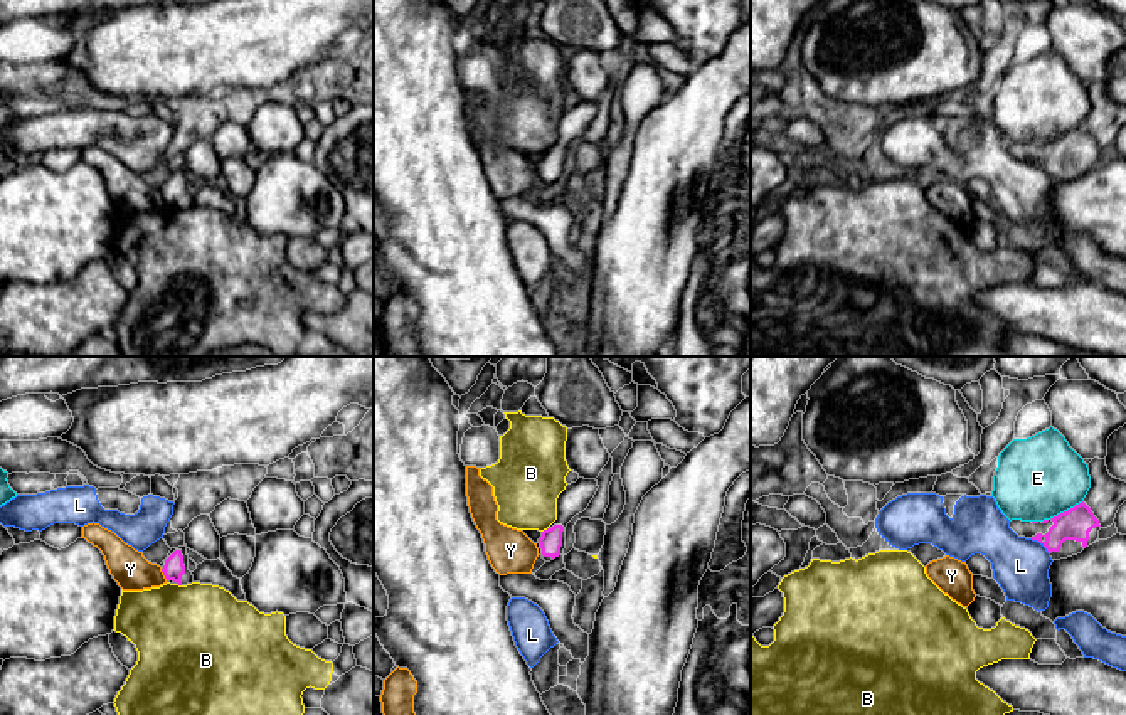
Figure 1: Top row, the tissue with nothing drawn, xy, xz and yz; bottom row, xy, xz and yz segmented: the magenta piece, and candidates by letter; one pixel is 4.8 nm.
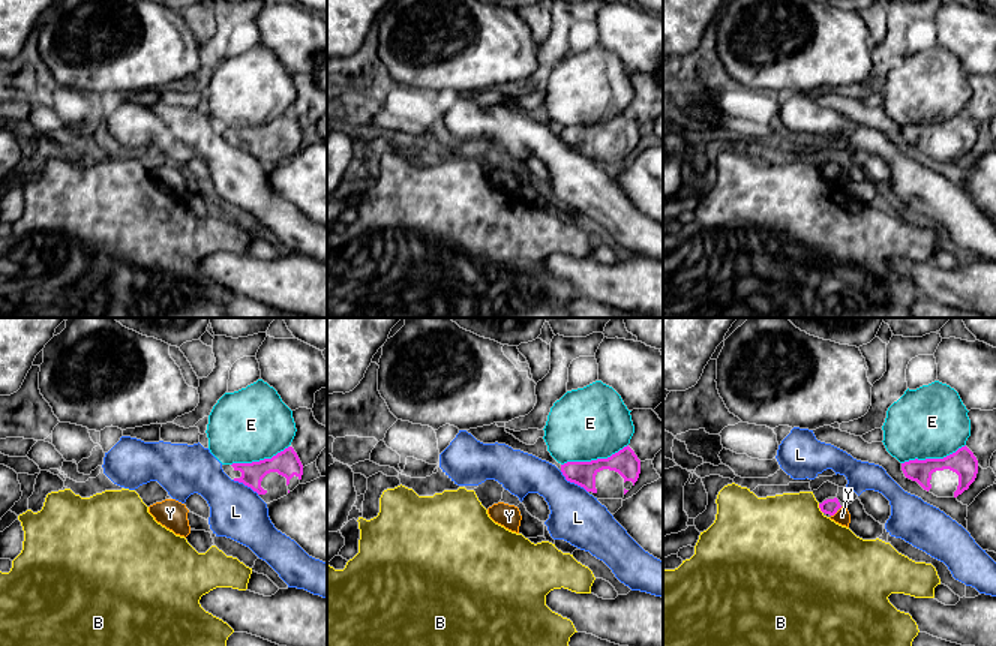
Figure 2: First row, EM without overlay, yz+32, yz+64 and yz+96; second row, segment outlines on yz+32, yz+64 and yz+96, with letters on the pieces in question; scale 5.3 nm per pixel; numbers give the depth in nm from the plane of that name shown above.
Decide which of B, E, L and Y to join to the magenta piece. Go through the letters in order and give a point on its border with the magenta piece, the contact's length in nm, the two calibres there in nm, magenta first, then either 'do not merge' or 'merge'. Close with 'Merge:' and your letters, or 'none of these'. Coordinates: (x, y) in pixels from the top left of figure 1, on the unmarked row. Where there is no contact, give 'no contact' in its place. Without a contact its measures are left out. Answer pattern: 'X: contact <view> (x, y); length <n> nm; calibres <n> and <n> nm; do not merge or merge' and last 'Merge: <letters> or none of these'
B: contact xz (544, 153); length 40 nm; calibres 110 and 320 nm; do not merge
E: contact yz (1067, 133); length 180 nm; calibres 150 and 400 nm; do not merge
L: contact yz (1041, 165); length 120 nm; calibres 150 and 280 nm; do not merge
Y: contact xy (164, 197); length 60 nm; calibres 100 and 180 nm; do not merge
Merge: none of these

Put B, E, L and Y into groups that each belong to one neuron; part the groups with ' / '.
B / E / L / Y

